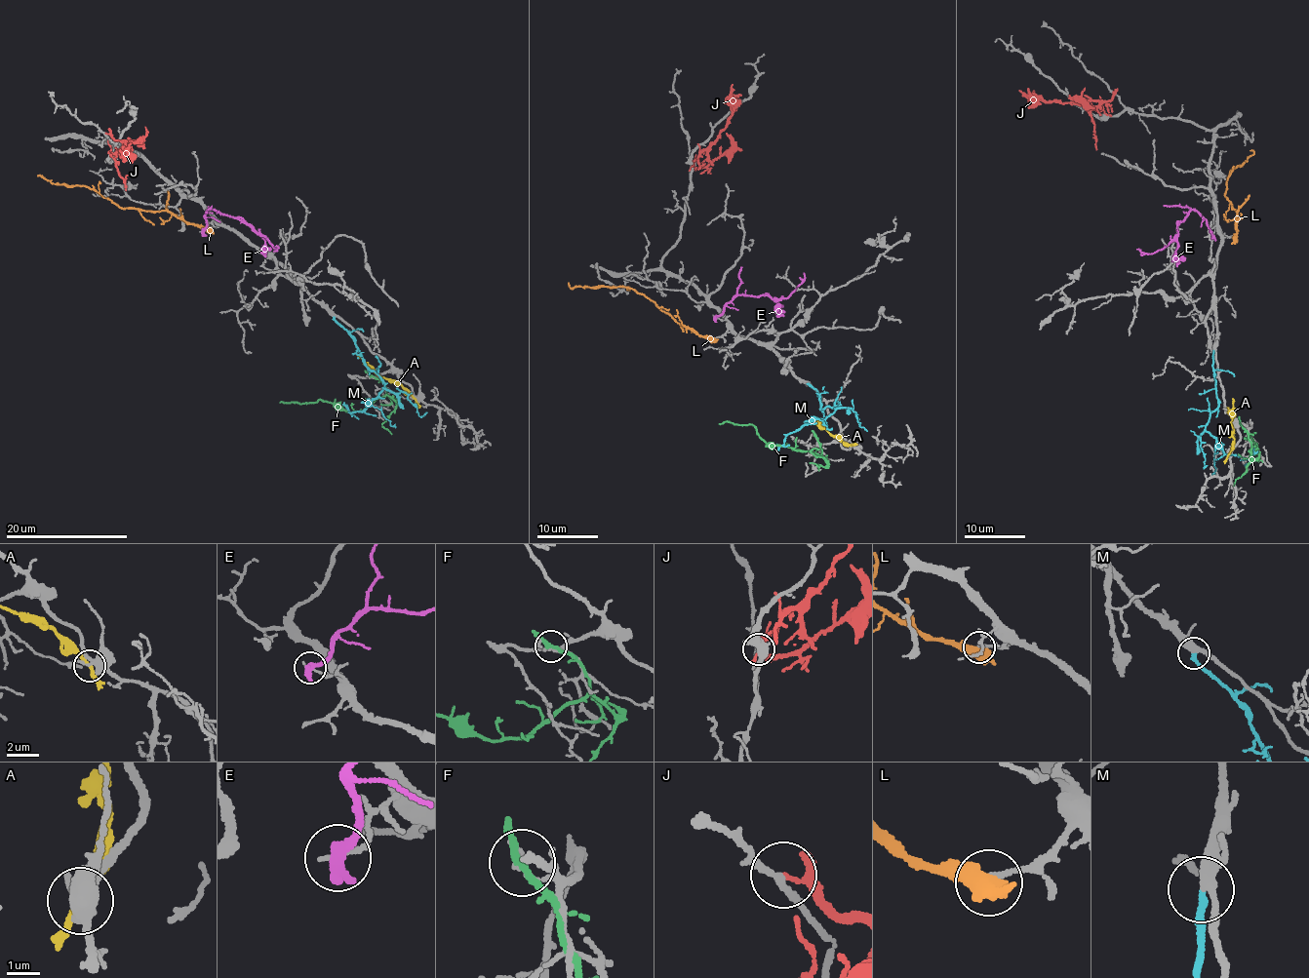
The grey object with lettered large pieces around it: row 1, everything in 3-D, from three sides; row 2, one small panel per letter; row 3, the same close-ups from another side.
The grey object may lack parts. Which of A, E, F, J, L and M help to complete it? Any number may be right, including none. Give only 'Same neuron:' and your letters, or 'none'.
Same neuron: M

